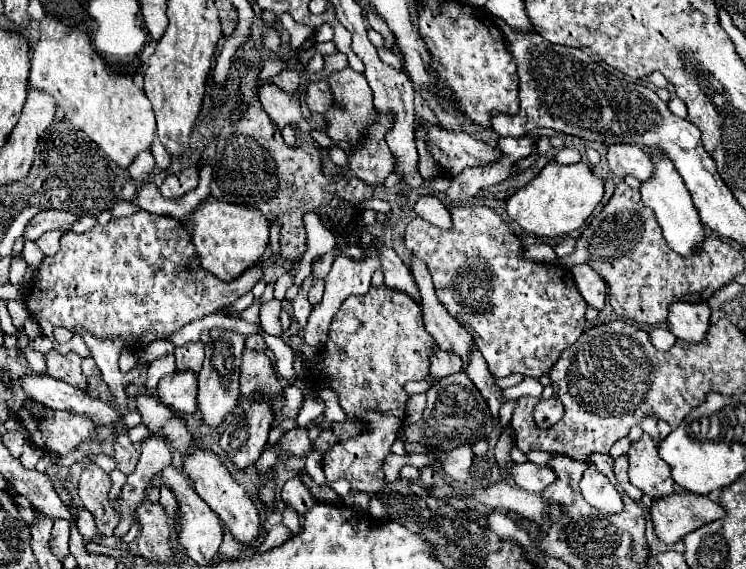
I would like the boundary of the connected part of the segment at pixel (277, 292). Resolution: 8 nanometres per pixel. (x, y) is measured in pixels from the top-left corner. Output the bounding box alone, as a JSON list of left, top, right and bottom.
[274,256,302,300]

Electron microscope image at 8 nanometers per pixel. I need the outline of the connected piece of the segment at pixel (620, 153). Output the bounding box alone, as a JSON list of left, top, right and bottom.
[607,144,653,182]

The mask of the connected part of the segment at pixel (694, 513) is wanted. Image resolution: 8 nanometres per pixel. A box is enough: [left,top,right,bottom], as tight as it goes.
[651,492,725,544]

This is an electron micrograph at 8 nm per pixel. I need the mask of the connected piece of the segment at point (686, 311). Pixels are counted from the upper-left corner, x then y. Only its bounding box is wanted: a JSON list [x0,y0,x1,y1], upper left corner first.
[667,302,711,342]

